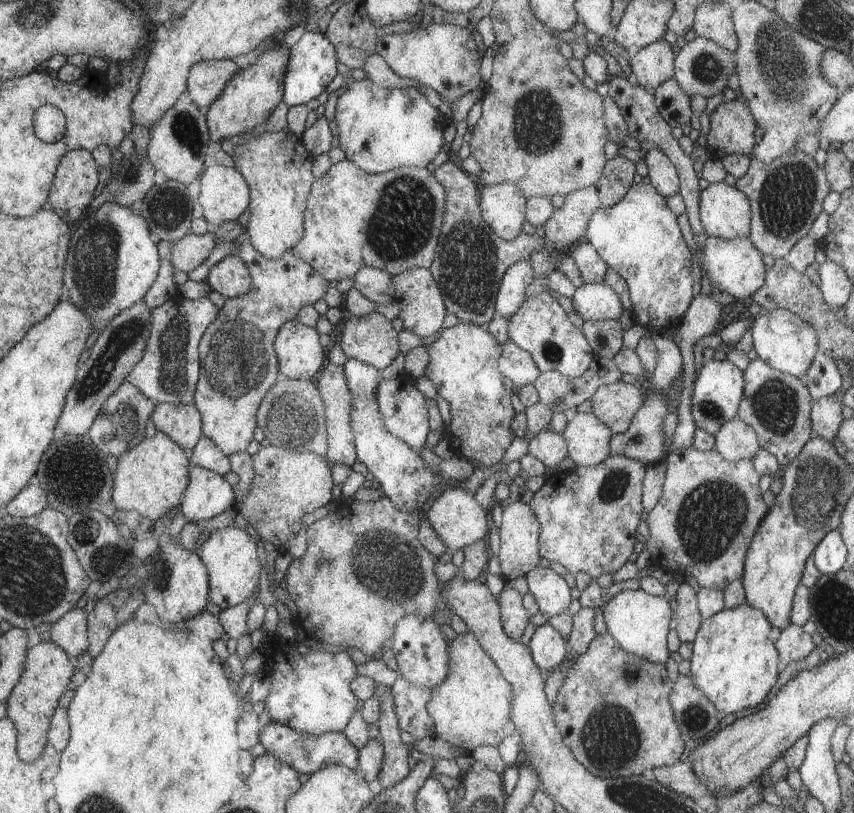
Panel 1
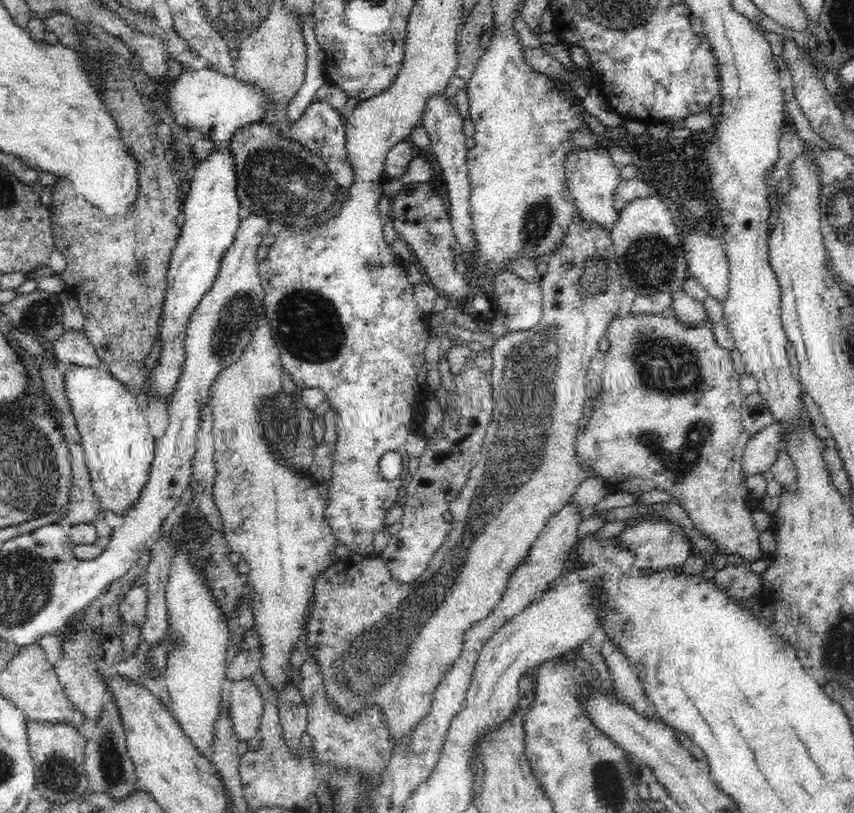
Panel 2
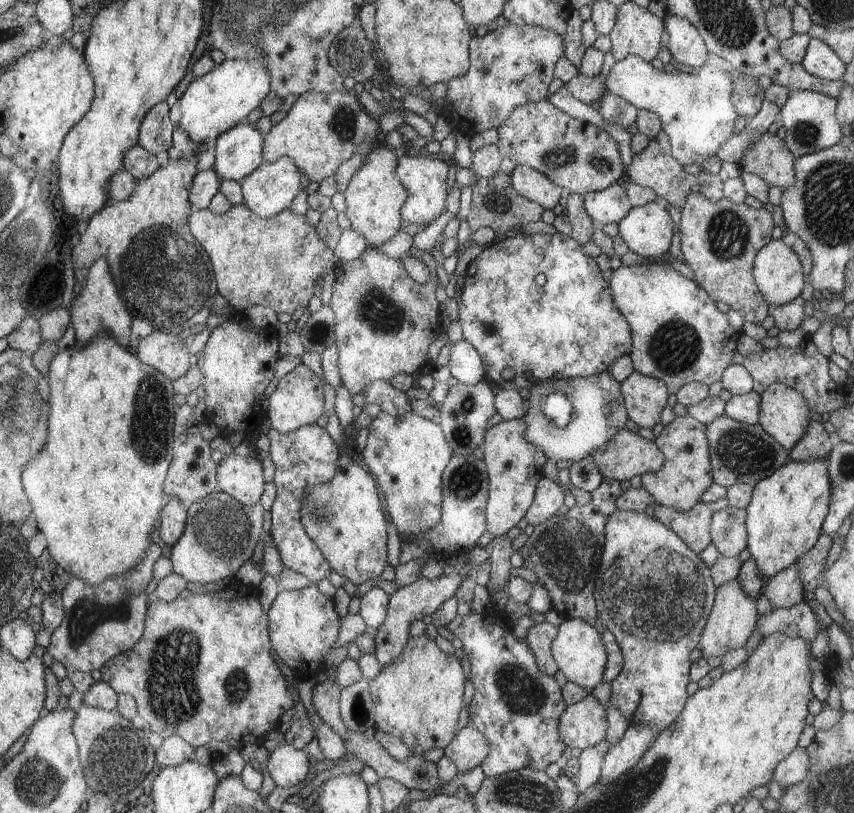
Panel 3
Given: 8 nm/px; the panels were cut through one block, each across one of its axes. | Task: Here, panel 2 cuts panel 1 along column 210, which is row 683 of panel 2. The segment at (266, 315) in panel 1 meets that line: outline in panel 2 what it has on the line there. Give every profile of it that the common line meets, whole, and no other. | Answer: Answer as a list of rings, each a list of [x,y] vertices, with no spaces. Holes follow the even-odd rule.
[[[575,212],[572,222],[570,222],[568,228],[565,228],[565,231],[566,234],[564,234],[560,246],[556,246],[556,249],[552,250],[545,258],[547,271],[540,280],[543,294],[543,314],[540,322],[527,331],[508,332],[507,335],[497,339],[491,348],[493,365],[490,381],[492,393],[494,394],[491,421],[485,434],[481,452],[472,467],[466,484],[464,484],[458,496],[450,501],[449,511],[453,517],[449,523],[448,534],[445,535],[444,541],[434,552],[424,574],[421,574],[420,578],[417,578],[413,583],[400,582],[392,578],[391,572],[379,556],[354,554],[336,560],[315,581],[312,608],[310,608],[307,622],[306,646],[308,650],[316,650],[316,659],[319,660],[320,666],[324,666],[324,674],[328,674],[328,694],[332,694],[332,698],[336,698],[336,702],[340,702],[340,706],[344,706],[344,710],[356,710],[356,706],[360,706],[360,702],[384,702],[384,706],[388,706],[388,722],[392,722],[391,740],[393,740],[394,745],[405,736],[408,736],[410,731],[414,731],[430,713],[431,703],[437,687],[440,685],[441,680],[444,679],[445,674],[449,672],[450,666],[461,658],[466,630],[473,623],[484,620],[484,618],[492,614],[492,610],[500,602],[506,590],[506,583],[511,577],[512,571],[515,571],[523,564],[528,551],[548,524],[548,520],[558,510],[562,510],[566,506],[566,502],[570,500],[574,489],[586,478],[579,465],[580,463],[578,463],[578,455],[576,455],[575,449],[575,438],[582,424],[580,420],[584,400],[589,398],[589,395],[586,394],[588,388],[582,382],[585,381],[590,359],[599,351],[598,345],[602,336],[605,335],[605,328],[610,323],[610,316],[622,304],[620,296],[622,296],[623,280],[610,230],[600,227],[600,224],[596,224],[596,222],[589,222],[589,220],[581,218],[579,212]]]

